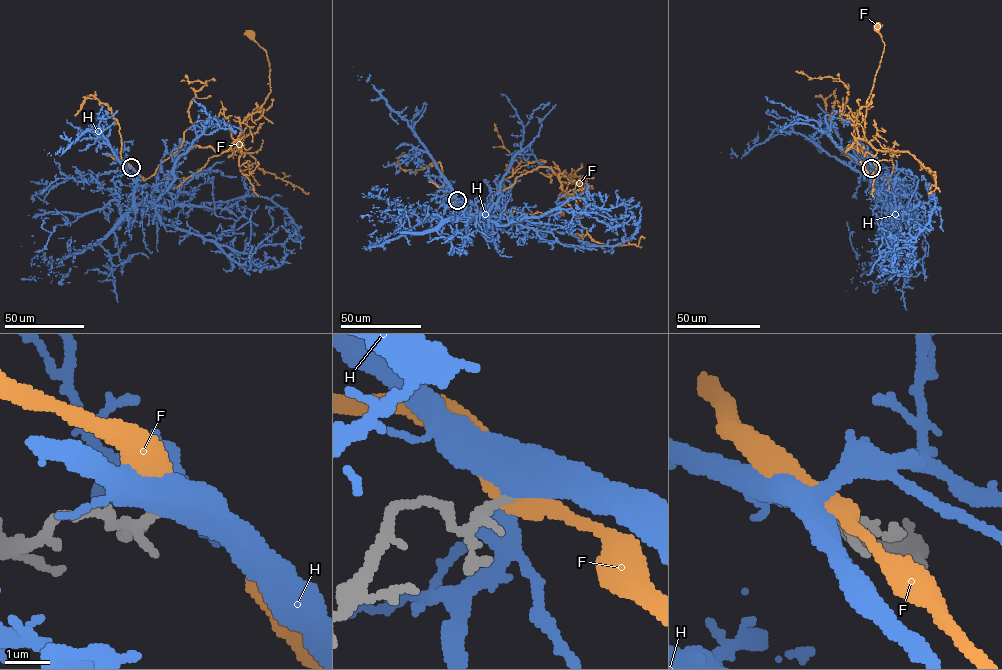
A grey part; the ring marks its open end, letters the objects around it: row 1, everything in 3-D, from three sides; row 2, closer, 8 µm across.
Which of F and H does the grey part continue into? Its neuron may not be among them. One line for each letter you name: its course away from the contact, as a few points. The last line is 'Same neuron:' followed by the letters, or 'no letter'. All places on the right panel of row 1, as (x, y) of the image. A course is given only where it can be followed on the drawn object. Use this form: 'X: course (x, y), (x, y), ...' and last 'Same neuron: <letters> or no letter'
H: course (871, 168), (883, 202), (901, 228), (892, 252), (897, 256), (897, 249), (913, 247), (877, 230)
Same neuron: H

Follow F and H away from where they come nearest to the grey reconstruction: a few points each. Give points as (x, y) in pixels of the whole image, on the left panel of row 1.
F: (131, 167), (143, 180), (171, 155), (195, 145), (224, 152), (237, 139), (270, 91), (266, 52), (250, 34)
H: (131, 167), (139, 176), (133, 204), (151, 203), (166, 225), (248, 252), (282, 244), (290, 233), (284, 227)

